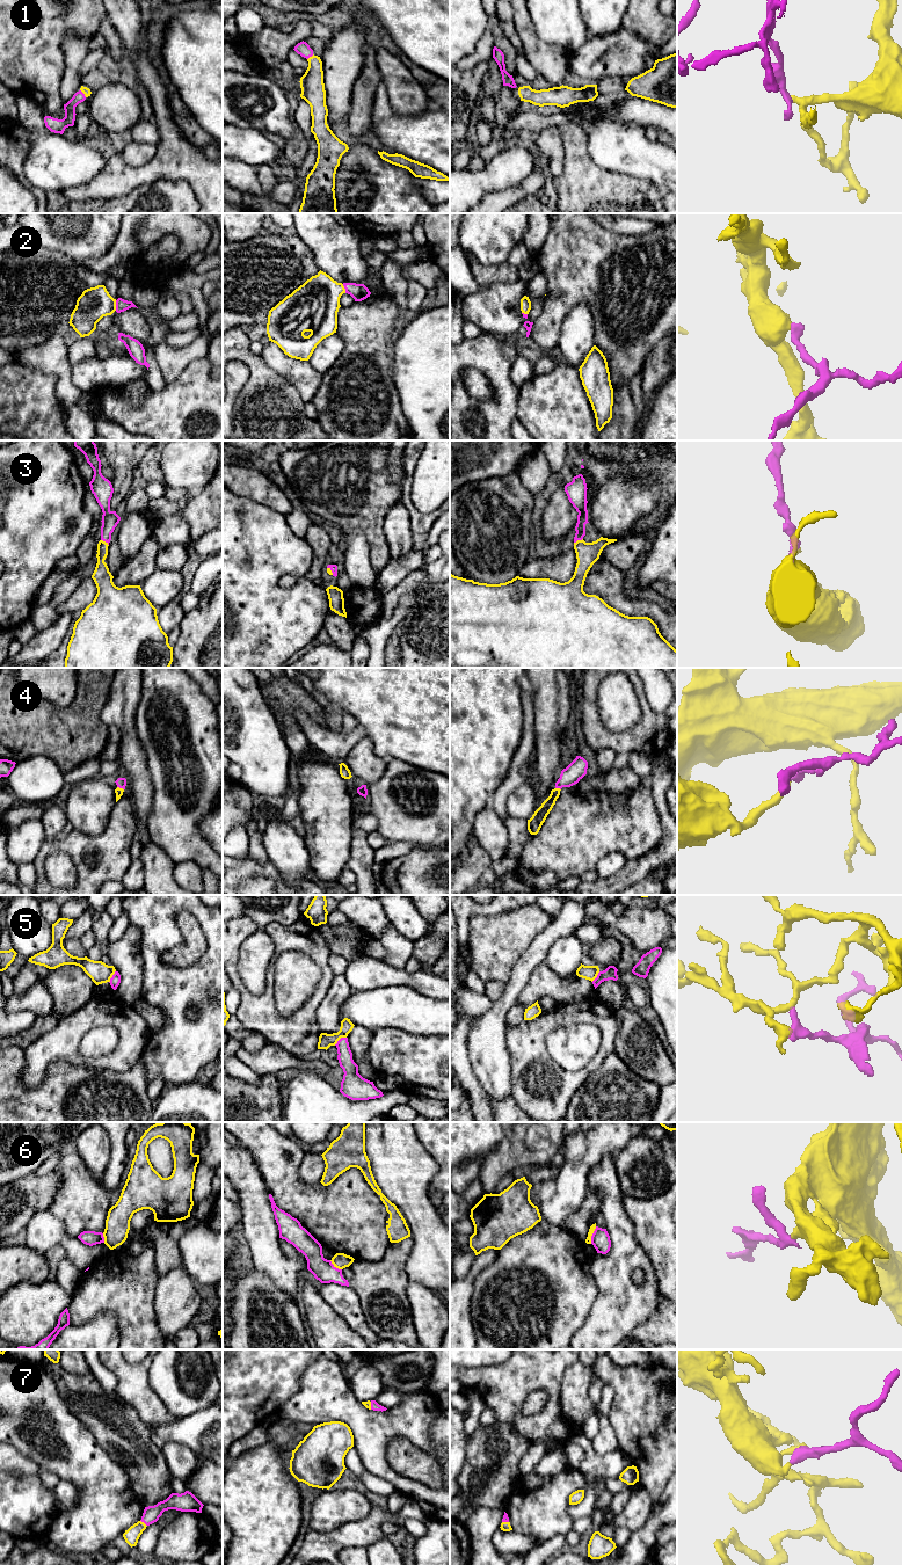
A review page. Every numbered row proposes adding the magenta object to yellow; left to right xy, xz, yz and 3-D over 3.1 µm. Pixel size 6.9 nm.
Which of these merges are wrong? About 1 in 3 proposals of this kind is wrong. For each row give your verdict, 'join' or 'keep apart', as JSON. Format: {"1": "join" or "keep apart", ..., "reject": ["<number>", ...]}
{"1": "join", "2": "join", "3": "join", "4": "join", "5": "keep apart", "6": "keep apart", "7": "join", "reject": ["5", "6"]}

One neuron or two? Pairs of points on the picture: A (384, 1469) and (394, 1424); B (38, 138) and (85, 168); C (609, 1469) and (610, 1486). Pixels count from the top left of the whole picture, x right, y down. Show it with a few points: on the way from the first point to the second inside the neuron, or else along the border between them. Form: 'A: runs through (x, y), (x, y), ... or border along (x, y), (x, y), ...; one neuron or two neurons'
A: runs through (379, 1457), (379, 1439), (383, 1435); one neuron
B: runs through (50, 150), (64, 164), (73, 164); one neuron
C: border along (606, 1477), (618, 1478); two neurons

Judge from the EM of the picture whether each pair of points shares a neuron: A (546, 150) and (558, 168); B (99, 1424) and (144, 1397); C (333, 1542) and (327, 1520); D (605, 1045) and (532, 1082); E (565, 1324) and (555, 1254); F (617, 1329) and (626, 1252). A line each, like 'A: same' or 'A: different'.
A: same
B: different
C: different
D: same
E: same
F: same

